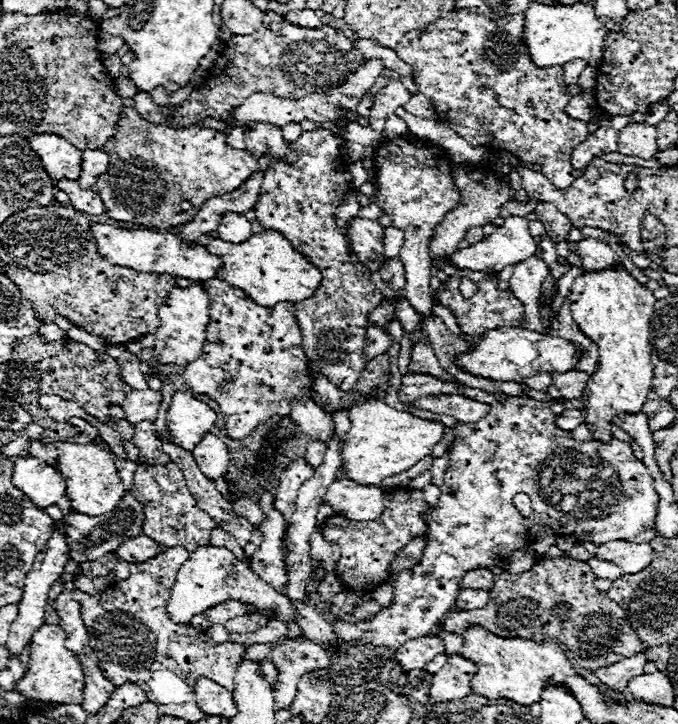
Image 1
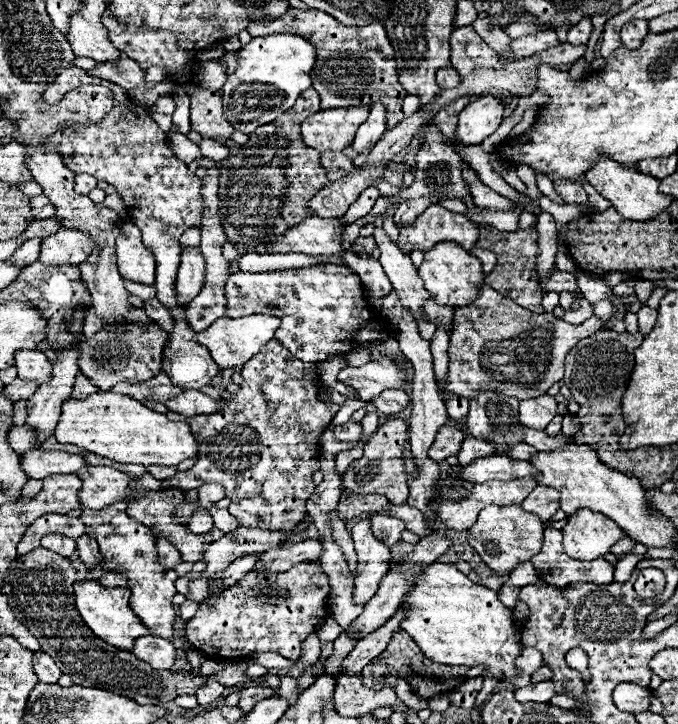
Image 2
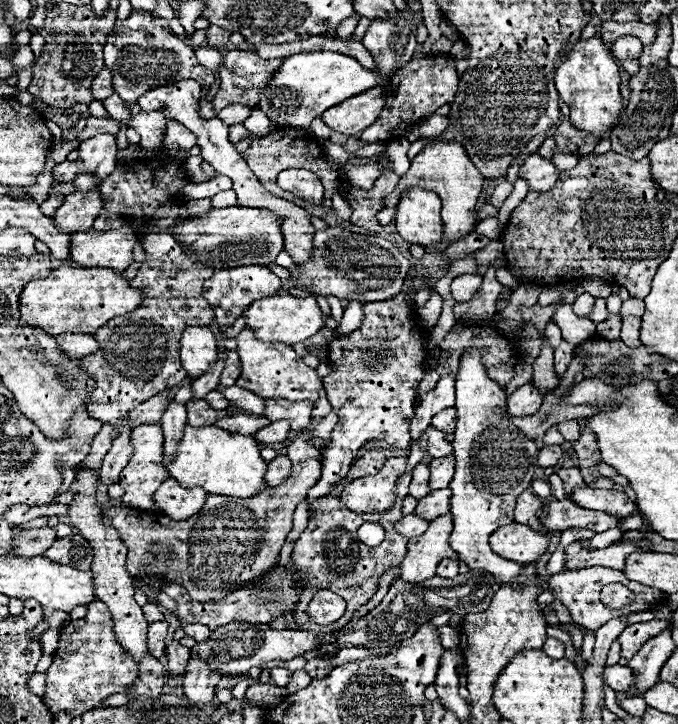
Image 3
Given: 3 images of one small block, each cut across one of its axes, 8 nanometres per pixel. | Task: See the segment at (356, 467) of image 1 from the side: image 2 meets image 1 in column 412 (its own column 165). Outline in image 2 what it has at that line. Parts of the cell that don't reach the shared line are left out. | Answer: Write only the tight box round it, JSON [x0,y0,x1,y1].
[54,392,198,466]

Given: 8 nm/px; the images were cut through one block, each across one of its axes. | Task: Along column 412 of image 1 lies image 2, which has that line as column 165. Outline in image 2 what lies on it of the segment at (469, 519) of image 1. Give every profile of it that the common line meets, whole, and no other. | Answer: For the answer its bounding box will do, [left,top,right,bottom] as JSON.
[80,502,178,640]

